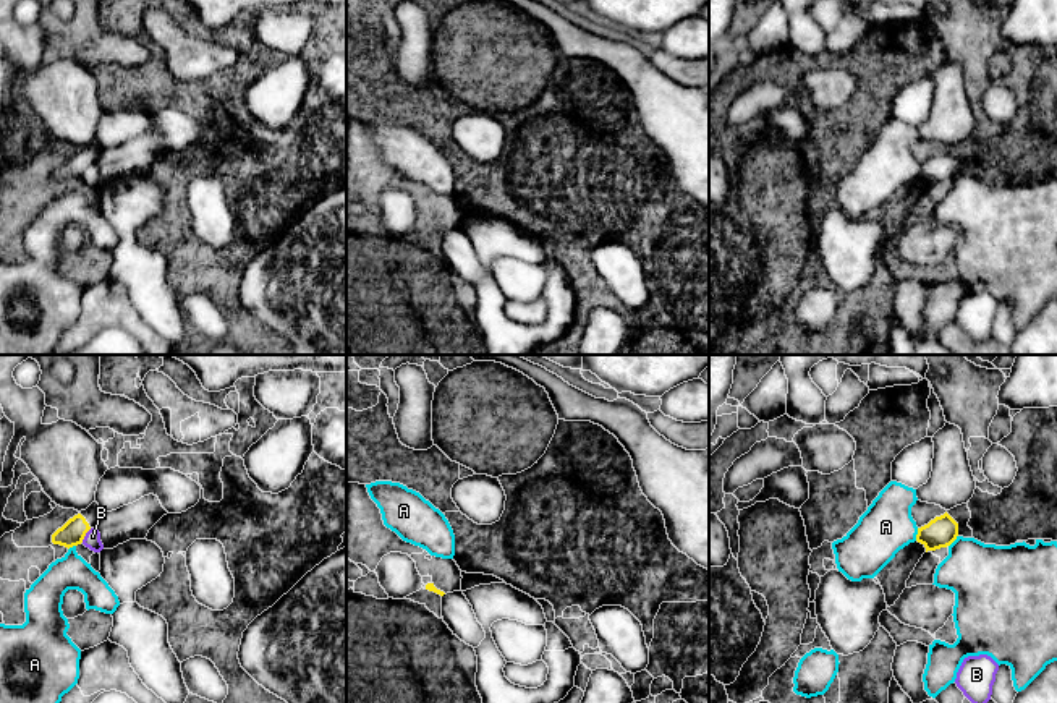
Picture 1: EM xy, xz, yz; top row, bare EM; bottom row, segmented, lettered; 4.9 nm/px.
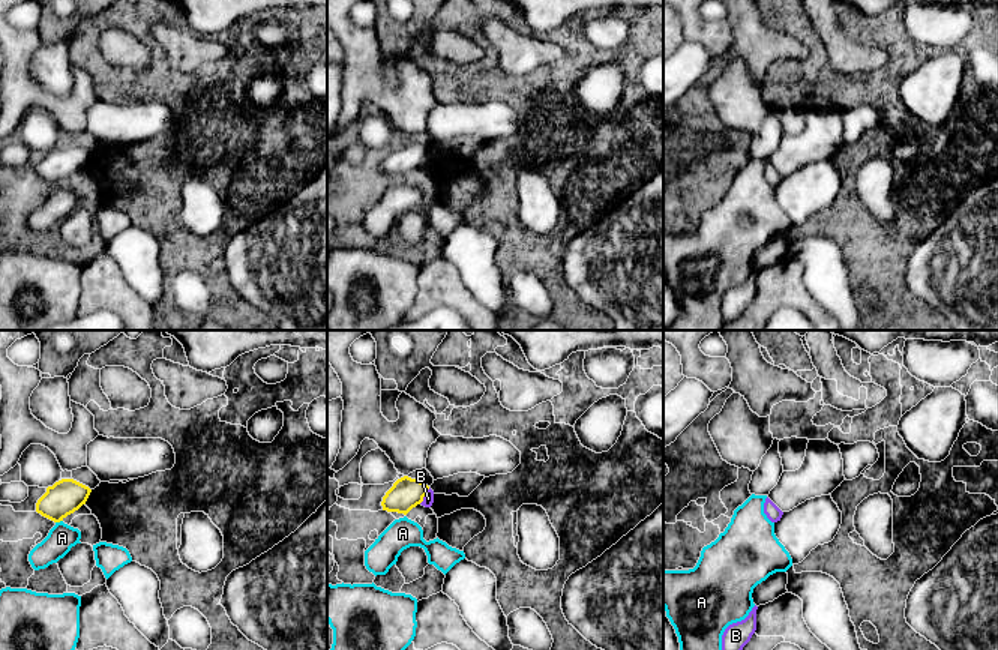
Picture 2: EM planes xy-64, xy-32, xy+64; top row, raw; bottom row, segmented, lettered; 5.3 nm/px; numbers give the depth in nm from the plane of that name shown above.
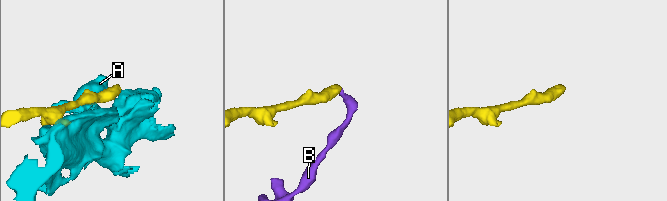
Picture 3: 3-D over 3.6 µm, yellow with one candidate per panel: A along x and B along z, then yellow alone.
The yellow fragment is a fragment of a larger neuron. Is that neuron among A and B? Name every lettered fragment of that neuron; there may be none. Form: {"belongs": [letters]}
{"belongs": []}

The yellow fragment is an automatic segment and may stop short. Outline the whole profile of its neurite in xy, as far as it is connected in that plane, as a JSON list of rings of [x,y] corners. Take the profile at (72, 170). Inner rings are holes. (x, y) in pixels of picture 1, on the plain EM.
[[[94,138],[86,147],[70,156],[62,165],[52,172],[52,180],[65,185],[73,185],[83,180],[86,170],[97,164],[97,159],[104,149]]]

